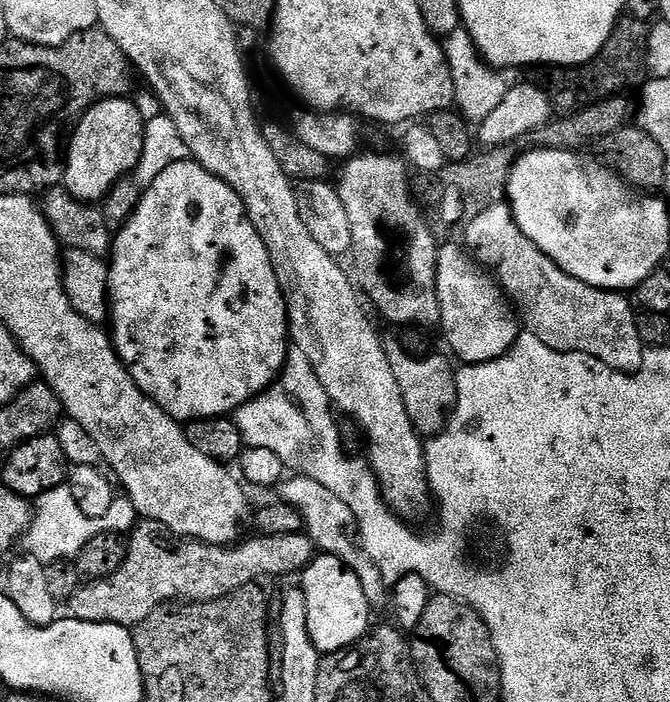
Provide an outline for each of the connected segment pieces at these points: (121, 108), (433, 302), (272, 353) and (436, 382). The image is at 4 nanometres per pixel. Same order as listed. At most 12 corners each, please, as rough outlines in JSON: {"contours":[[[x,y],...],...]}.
{"contours":[[[112,96],[76,123],[63,187],[100,202],[142,158],[146,116]],[[361,151],[334,187],[359,291],[436,326],[438,243],[409,165]],[[189,158],[110,249],[110,335],[187,422],[279,378],[288,307]],[[384,340],[406,414],[421,437],[448,427],[456,372],[447,355]]]}

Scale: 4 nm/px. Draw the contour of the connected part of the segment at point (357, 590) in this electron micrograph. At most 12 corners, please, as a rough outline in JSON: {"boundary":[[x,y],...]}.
{"boundary":[[313,556],[299,577],[319,652],[368,635],[358,574]]}

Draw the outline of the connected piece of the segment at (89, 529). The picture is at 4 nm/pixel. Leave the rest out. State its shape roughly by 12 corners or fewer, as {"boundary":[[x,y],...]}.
{"boundary":[[66,486],[35,497],[23,551],[72,560],[99,532],[128,534],[127,498],[86,518]]}

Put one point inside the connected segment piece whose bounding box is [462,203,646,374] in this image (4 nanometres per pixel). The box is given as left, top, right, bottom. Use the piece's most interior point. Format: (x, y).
(569, 315)

